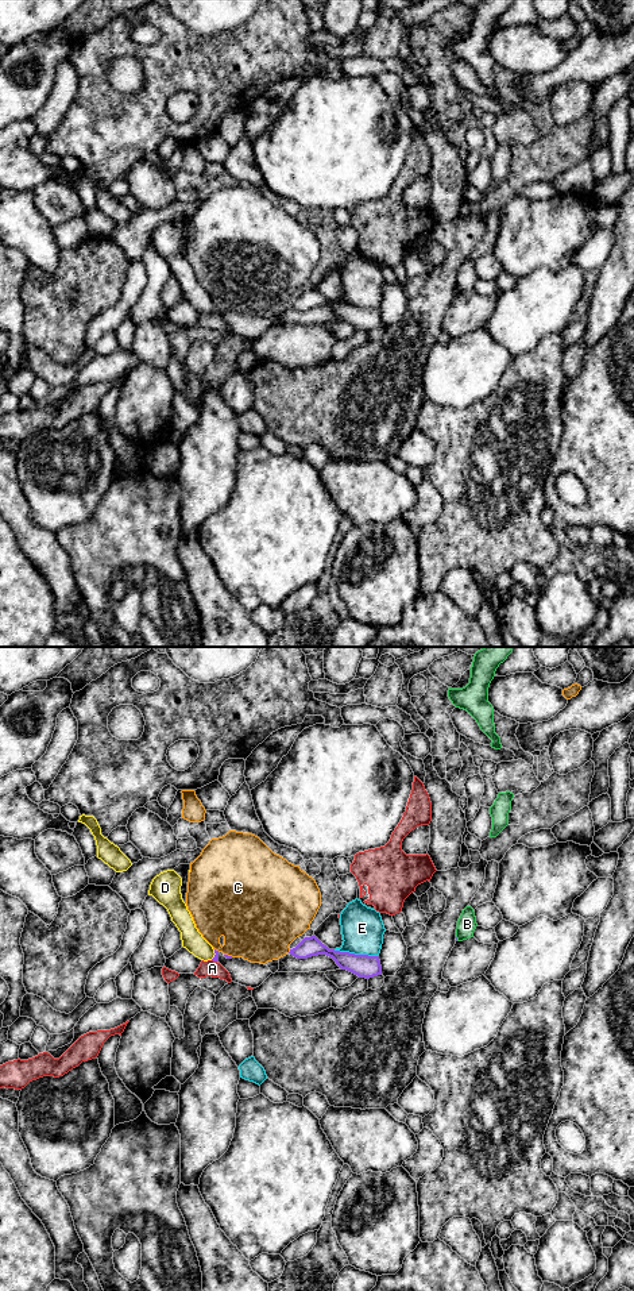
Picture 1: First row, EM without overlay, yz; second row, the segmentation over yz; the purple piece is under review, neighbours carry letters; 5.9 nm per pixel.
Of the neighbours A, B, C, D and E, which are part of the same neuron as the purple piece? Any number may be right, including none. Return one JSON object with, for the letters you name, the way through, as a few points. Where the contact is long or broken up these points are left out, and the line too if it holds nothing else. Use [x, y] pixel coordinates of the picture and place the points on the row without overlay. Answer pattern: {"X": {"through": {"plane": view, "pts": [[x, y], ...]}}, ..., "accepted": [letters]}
{"D": {"through": {"plane": "yz", "pts": [[216, 308], [215, 307], [205, 304], [192, 291]]}}, "accepted": ["D"]}

